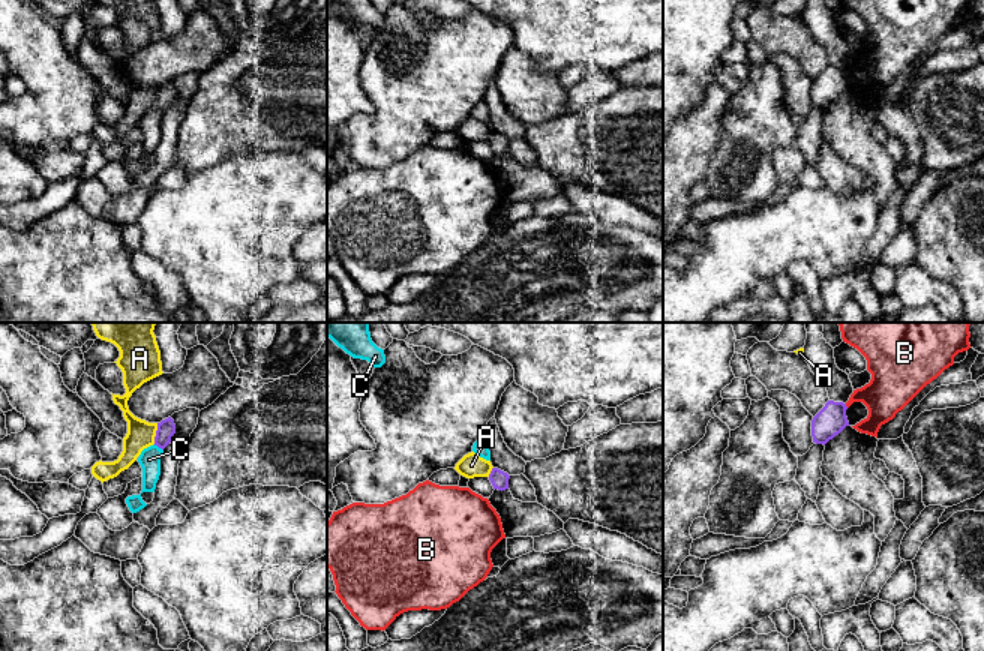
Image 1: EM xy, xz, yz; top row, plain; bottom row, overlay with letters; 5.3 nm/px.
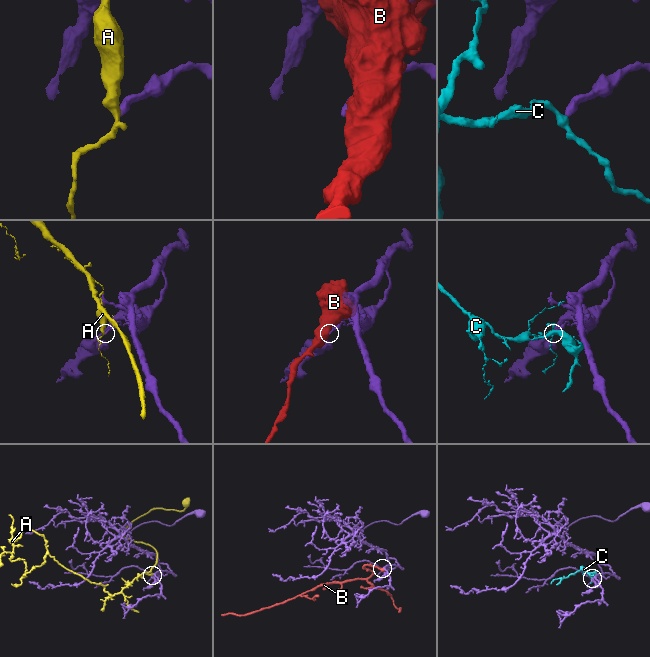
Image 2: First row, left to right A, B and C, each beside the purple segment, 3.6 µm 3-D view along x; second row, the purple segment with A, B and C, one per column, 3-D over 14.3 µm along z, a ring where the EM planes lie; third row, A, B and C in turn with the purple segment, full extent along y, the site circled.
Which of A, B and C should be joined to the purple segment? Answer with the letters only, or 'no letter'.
no letter

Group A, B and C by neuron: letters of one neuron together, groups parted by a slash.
A / B / C

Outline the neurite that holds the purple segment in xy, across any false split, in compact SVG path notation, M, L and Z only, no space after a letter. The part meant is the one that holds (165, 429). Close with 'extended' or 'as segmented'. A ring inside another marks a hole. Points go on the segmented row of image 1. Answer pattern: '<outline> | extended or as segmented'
M171 417L162 420L160 423L158 423L154 446L164 450L171 442L174 434L176 434L174 420Z | as segmented

